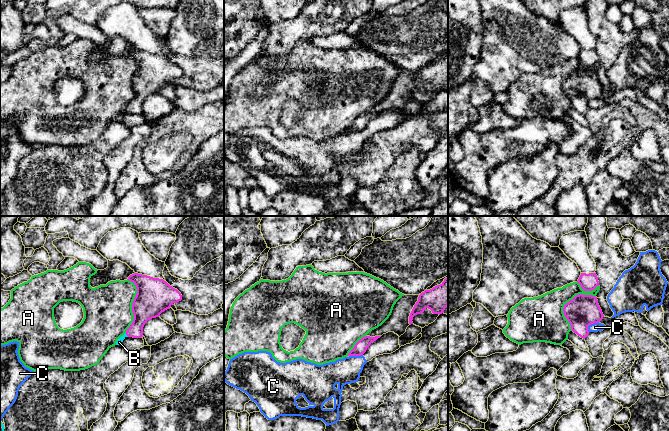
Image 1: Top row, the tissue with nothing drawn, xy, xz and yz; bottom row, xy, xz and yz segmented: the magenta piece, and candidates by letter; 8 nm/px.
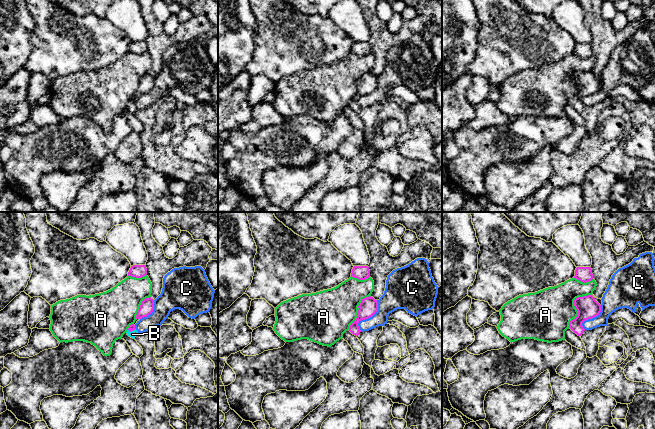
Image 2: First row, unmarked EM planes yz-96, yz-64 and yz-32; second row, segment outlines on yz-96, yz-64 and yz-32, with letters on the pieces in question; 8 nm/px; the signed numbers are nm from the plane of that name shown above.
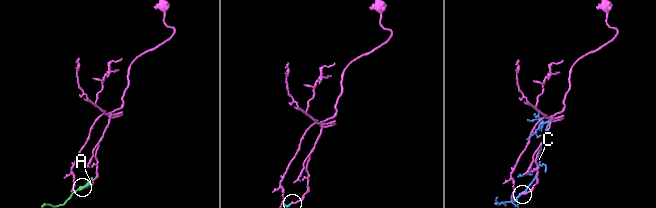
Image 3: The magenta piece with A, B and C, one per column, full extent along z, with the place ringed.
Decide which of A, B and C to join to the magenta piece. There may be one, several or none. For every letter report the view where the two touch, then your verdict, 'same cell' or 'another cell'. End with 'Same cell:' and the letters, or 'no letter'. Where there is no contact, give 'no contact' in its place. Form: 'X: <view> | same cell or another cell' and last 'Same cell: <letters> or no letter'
A: yz | another cell
B: xy | same cell
C: yz | another cell
Same cell: B

